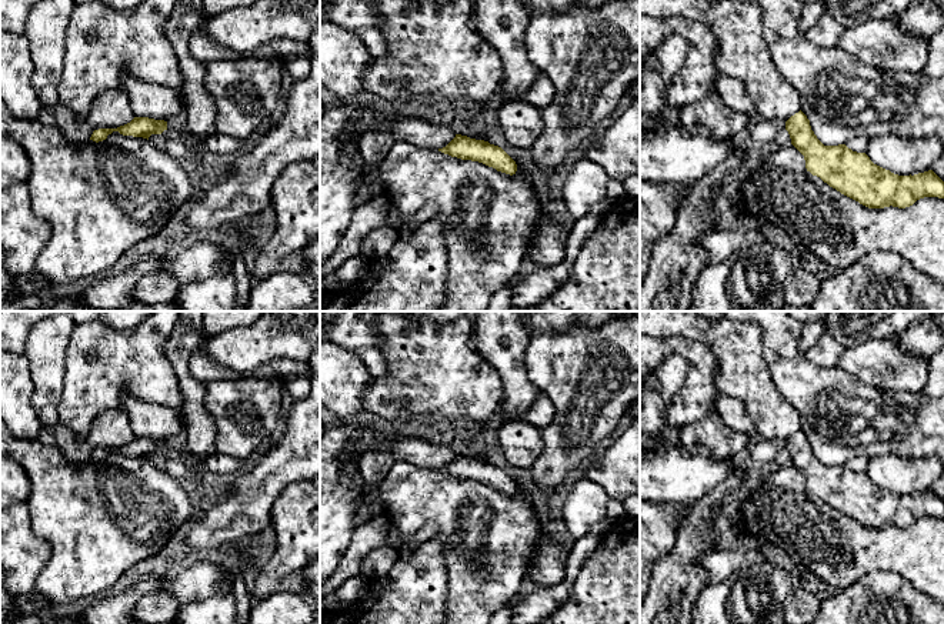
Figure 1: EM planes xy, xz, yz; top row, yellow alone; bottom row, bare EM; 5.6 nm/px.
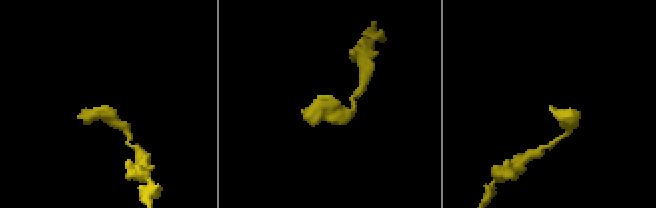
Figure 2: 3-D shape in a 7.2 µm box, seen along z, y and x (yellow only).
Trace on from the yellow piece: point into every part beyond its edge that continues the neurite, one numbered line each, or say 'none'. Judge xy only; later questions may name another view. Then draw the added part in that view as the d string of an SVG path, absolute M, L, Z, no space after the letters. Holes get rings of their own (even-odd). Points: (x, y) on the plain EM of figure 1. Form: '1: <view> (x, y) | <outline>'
none

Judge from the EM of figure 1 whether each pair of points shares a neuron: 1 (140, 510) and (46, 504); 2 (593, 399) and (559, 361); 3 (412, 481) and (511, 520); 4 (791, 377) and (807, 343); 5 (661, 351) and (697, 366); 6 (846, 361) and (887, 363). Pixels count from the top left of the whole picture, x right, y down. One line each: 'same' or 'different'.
1: same
2: same
3: same
4: different
5: same
6: same

